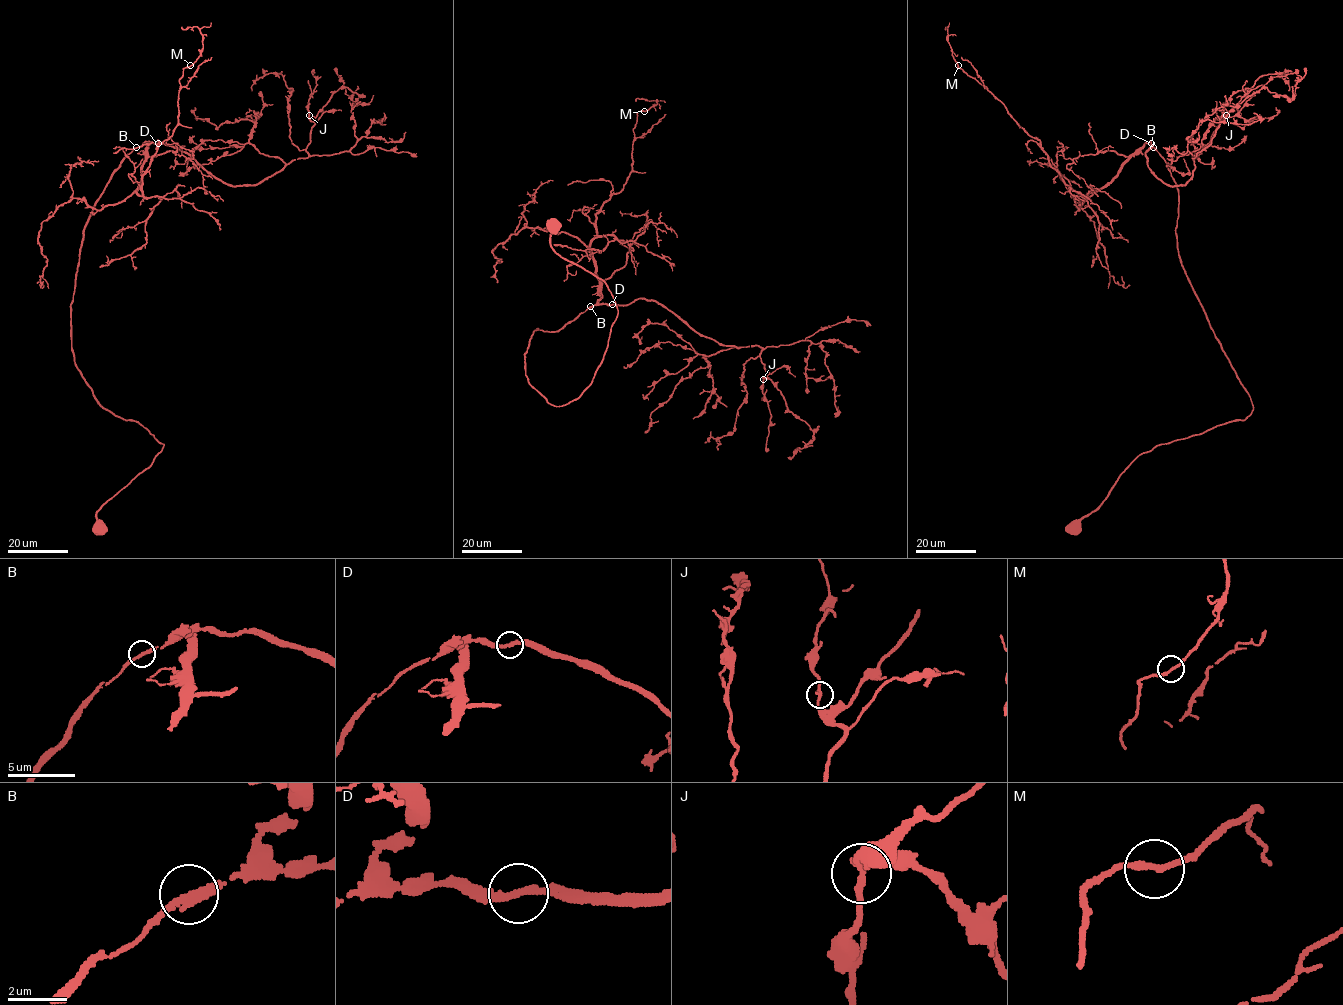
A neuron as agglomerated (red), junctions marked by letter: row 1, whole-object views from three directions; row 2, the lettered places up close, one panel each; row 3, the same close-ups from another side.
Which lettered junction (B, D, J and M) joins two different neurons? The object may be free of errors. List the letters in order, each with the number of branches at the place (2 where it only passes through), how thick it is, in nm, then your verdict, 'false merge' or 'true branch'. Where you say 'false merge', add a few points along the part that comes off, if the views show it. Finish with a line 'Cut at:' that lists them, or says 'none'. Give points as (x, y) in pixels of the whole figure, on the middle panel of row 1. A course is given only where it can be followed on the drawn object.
B: 2 | 260 nm | true branch
D: 2 | 240 nm | true branch
J: 2 | 200 nm | true branch
M: 2 | 180 nm | true branch
Cut at: none

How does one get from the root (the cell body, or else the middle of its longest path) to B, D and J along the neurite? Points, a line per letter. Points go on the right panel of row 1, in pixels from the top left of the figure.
B: (1074, 526), (1100, 506), (1140, 454), (1244, 420), (1253, 410), (1181, 264), (1175, 234), (1177, 186), (1154, 147)
D: (1074, 526), (1100, 506), (1140, 454), (1244, 420), (1253, 410), (1181, 264), (1175, 234), (1177, 186), (1151, 142)
J: (1074, 526), (1140, 454), (1253, 410), (1181, 264), (1170, 170), (1151, 142), (1145, 156), (1184, 185), (1226, 115)

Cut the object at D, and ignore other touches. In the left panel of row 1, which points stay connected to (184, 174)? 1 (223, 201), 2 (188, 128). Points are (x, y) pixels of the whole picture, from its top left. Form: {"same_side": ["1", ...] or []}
{"same_side": []}

